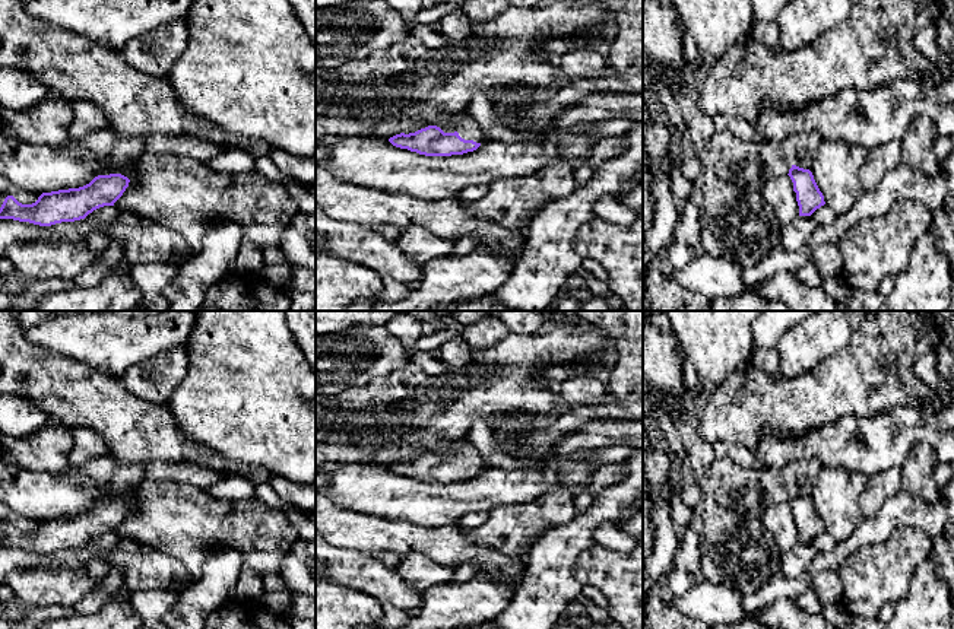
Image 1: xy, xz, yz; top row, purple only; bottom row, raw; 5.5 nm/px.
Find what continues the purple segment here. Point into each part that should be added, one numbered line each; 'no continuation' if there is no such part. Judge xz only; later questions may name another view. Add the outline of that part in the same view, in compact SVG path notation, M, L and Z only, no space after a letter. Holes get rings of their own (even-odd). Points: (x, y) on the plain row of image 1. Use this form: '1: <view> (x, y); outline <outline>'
1: xz (468, 456); outline M462 441L456 445L456 455L459 463L465 467L484 468L479 451L469 441Z

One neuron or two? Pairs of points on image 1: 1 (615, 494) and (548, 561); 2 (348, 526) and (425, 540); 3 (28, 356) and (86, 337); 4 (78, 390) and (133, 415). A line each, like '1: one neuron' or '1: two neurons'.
1: one neuron
2: one neuron
3: two neurons
4: one neuron

